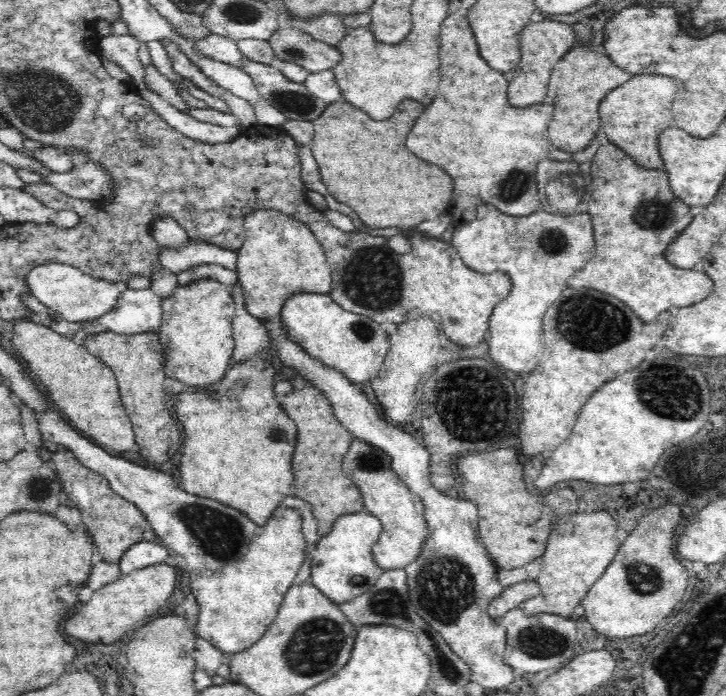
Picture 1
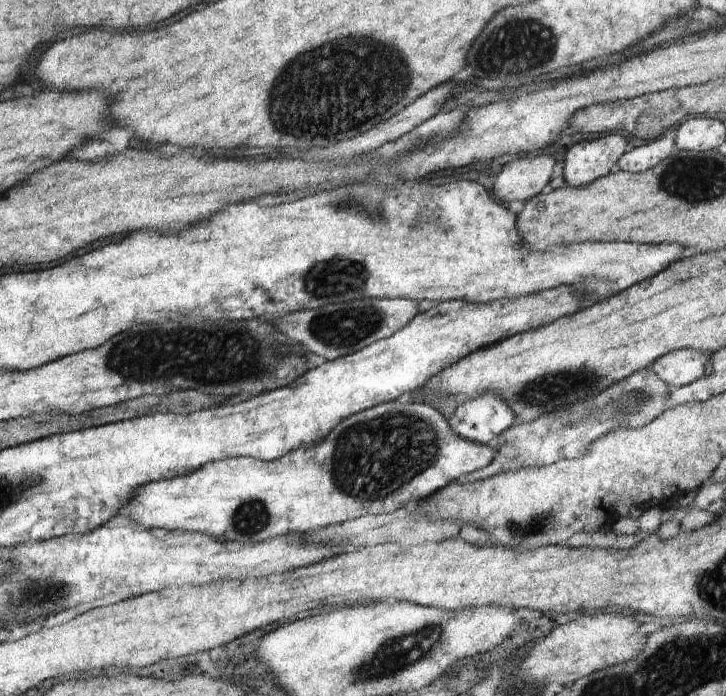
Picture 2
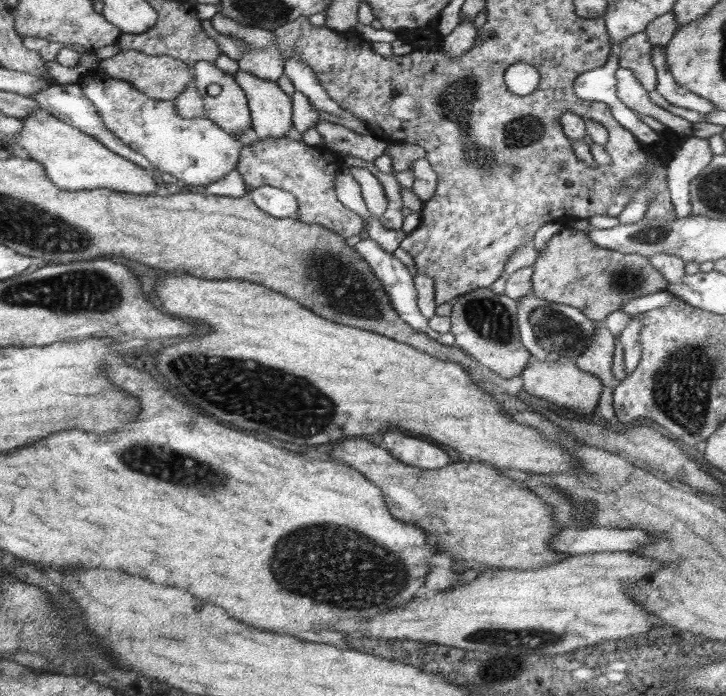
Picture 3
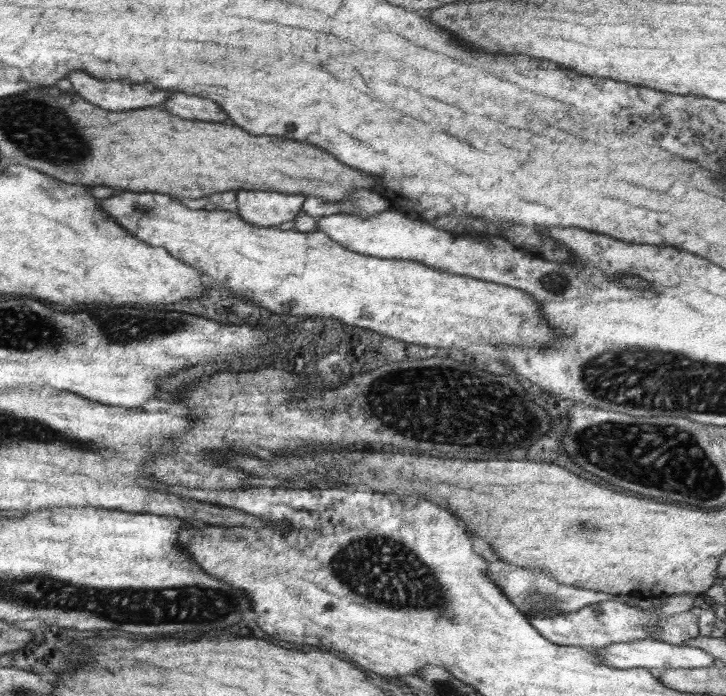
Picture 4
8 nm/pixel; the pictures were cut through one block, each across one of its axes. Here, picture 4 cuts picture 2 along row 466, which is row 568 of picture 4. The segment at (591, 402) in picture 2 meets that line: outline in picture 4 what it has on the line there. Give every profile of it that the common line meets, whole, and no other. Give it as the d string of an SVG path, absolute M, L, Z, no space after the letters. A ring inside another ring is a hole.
M494 549L486 550L481 557L488 562L487 577L498 585L502 594L512 602L516 609L526 616L526 618L554 618L560 614L574 614L578 610L584 609L586 606L596 604L596 602L604 602L613 598L613 594L598 592L596 590L586 590L582 586L568 585L566 583L558 583L556 579L542 569L522 569L522 567L514 567L508 565L496 555Z

